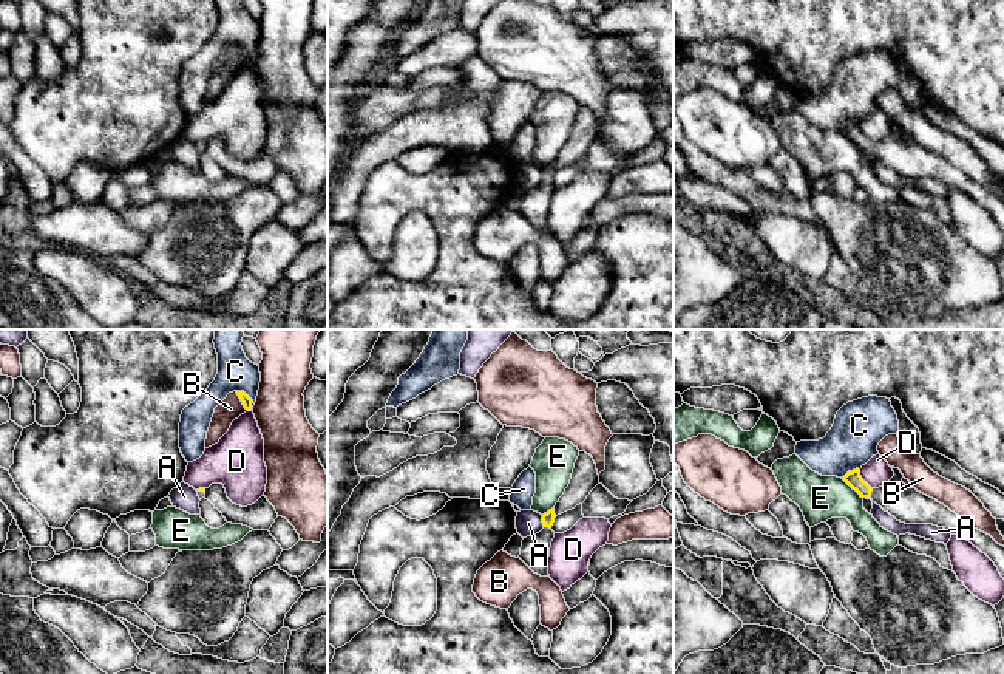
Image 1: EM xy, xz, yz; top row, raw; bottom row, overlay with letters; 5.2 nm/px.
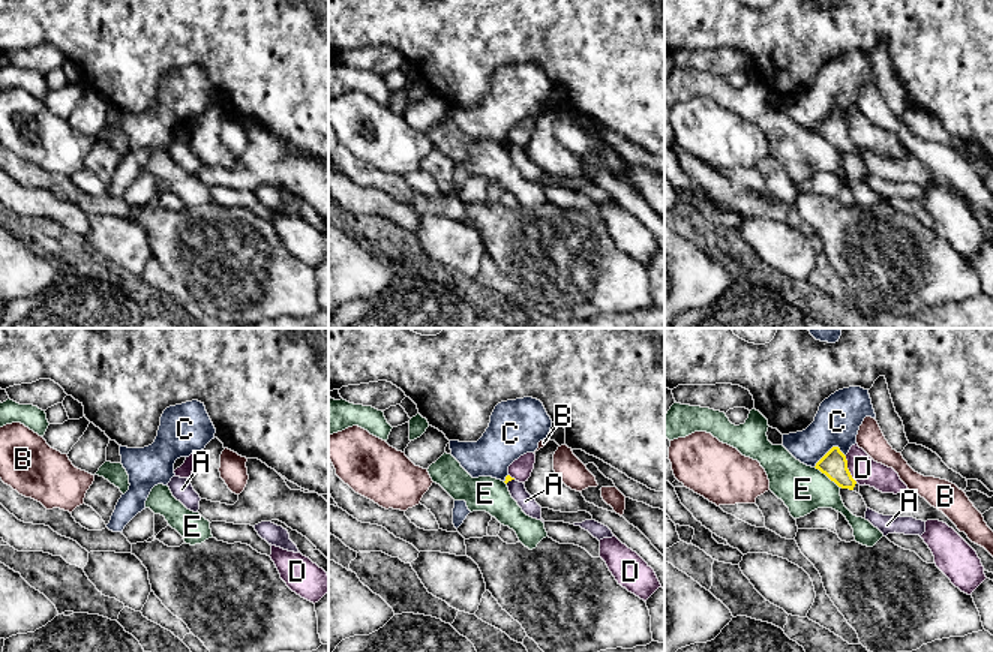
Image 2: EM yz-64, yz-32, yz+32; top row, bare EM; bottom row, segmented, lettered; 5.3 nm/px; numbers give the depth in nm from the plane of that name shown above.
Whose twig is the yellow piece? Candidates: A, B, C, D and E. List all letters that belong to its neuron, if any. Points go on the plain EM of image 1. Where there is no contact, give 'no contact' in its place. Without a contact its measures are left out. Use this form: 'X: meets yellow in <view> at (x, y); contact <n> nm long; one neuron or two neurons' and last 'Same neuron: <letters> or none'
A: meets yellow in xz at (542, 175); contact 70 nm long; two neurons
B: meets yellow in xy at (241, 54); contact 120 nm long; two neurons
C: meets yellow in xy at (249, 51); contact 130 nm long; two neurons
D: meets yellow in yz at (862, 133); contact 120 nm long; two neurons
E: meets yellow in yz at (853, 142); contact 150 nm long; two neurons
Same neuron: none

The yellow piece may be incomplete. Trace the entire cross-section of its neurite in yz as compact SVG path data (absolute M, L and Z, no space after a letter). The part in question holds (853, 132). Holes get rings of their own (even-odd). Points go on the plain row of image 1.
M891 121L894 130L882 141L871 142L856 122L843 130L843 134L856 144L860 151L871 151L885 165L905 178L933 178L944 181L951 189L959 189L985 207L1004 232L1004 199L990 189L975 182L964 172L951 165L936 153L911 142L902 136L904 128Z

